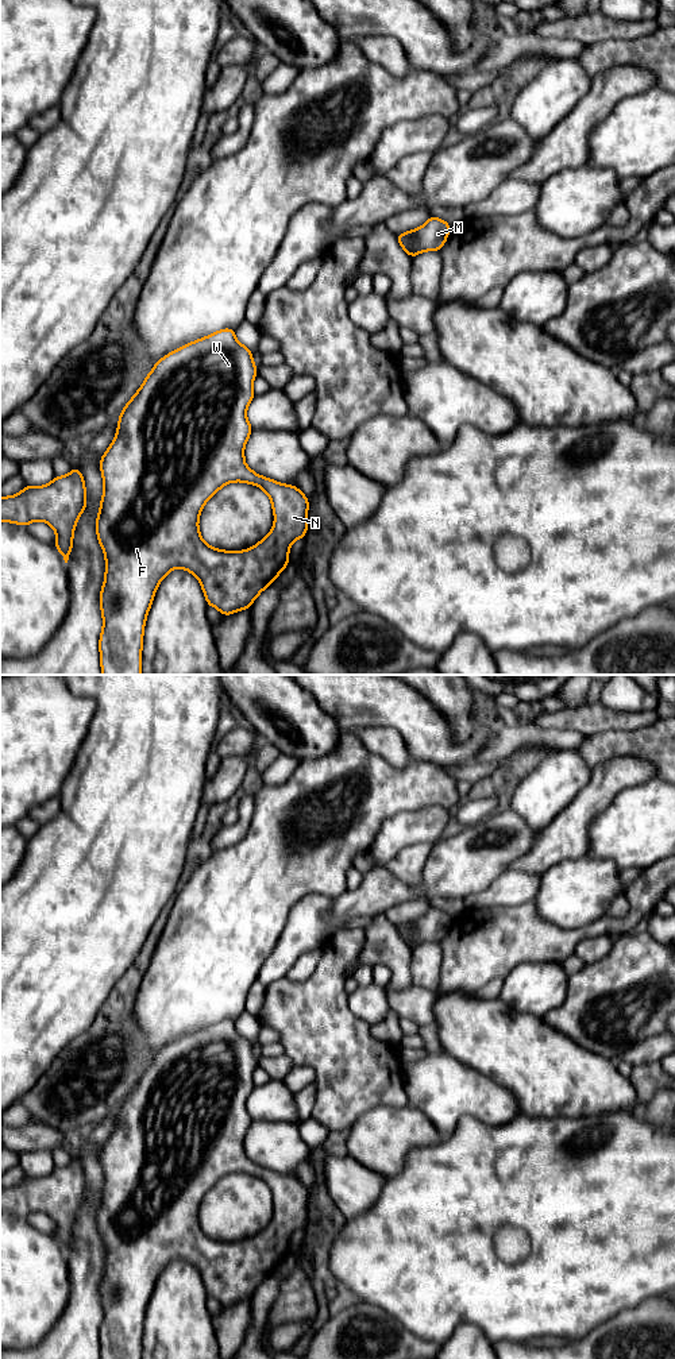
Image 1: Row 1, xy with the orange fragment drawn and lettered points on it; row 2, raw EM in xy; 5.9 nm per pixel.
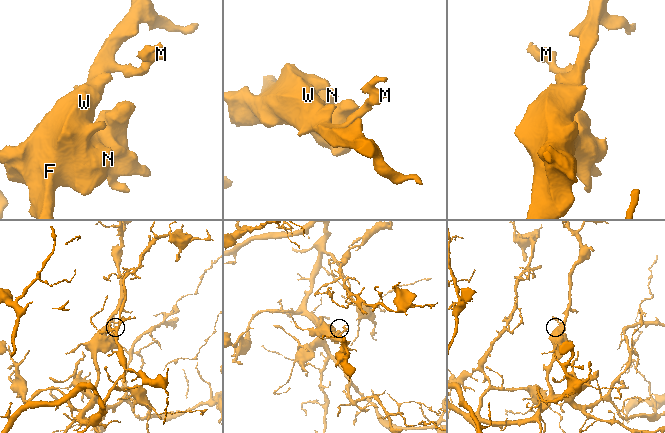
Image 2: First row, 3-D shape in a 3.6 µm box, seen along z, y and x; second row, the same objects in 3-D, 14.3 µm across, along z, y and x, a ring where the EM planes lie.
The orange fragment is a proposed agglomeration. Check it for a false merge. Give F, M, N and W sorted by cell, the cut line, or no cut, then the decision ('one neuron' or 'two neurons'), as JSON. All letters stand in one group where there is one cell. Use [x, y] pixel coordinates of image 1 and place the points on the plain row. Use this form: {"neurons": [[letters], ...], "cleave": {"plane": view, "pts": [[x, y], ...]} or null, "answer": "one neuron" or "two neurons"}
{"neurons": [["F", "N", "W"], ["M"]], "cleave": {"plane": "xy", "pts": [[408, 922], [415, 930], [415, 946]]}, "answer": "two neurons"}

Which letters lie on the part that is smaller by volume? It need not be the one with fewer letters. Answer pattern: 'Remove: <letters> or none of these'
Remove: M

